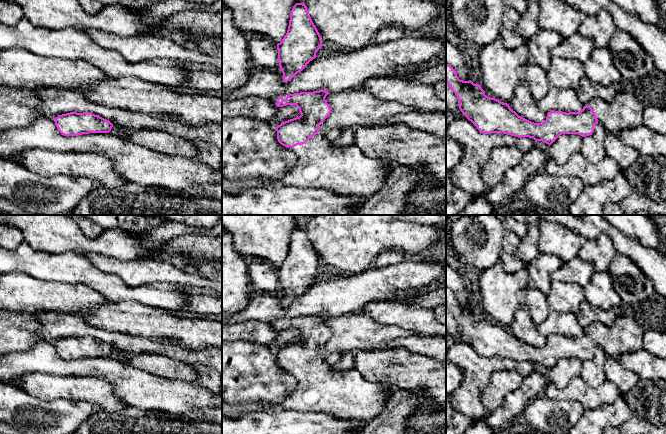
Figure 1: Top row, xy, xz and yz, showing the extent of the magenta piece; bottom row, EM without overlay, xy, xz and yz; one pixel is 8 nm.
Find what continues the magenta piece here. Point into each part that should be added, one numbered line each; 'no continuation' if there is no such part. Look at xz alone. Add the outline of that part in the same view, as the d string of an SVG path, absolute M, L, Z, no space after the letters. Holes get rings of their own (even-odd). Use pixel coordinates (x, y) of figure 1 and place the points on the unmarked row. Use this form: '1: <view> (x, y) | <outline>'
1: xz (274, 323) | M283 317L283 318L280 318L280 319L276 319L274 321L272 321L270 324L272 325L272 327L275 329L277 327L277 323L282 320L283 321L283 324L286 324L286 321L287 321L287 317Z
2: xz (319, 388) | M319 349L319 356L305 368L289 371L297 380L296 388L281 402L232 405L222 399L222 415L241 417L260 410L311 411L362 423L380 416L390 398L386 388L365 380L357 371L335 371L334 365L339 359L340 353Z

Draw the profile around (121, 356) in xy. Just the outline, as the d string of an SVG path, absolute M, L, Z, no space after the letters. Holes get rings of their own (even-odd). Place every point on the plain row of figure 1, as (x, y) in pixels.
M113 349L110 357L121 362L126 362L132 359L133 357L135 357L136 355L137 354L134 354L134 353L122 352L122 351L117 351Z

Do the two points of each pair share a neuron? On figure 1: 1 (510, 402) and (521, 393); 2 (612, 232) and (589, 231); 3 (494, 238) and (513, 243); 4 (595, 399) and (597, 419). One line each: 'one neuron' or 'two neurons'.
1: one neuron
2: one neuron
3: two neurons
4: two neurons

